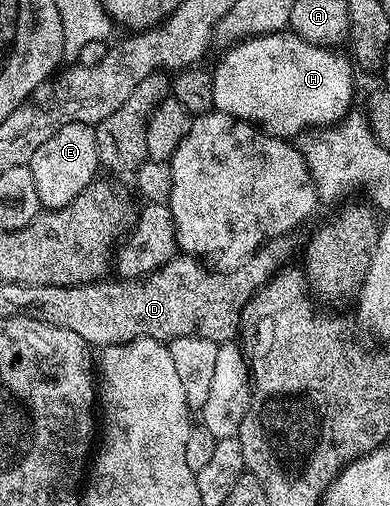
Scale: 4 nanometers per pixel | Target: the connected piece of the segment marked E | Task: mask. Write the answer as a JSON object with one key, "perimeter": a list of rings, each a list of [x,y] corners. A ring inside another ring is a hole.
{"perimeter":[[[66,123],[56,133],[52,133],[36,149],[32,160],[32,170],[36,183],[36,193],[42,207],[53,209],[68,205],[88,184],[95,182],[97,171],[100,171],[96,153],[94,127],[89,123]]]}

